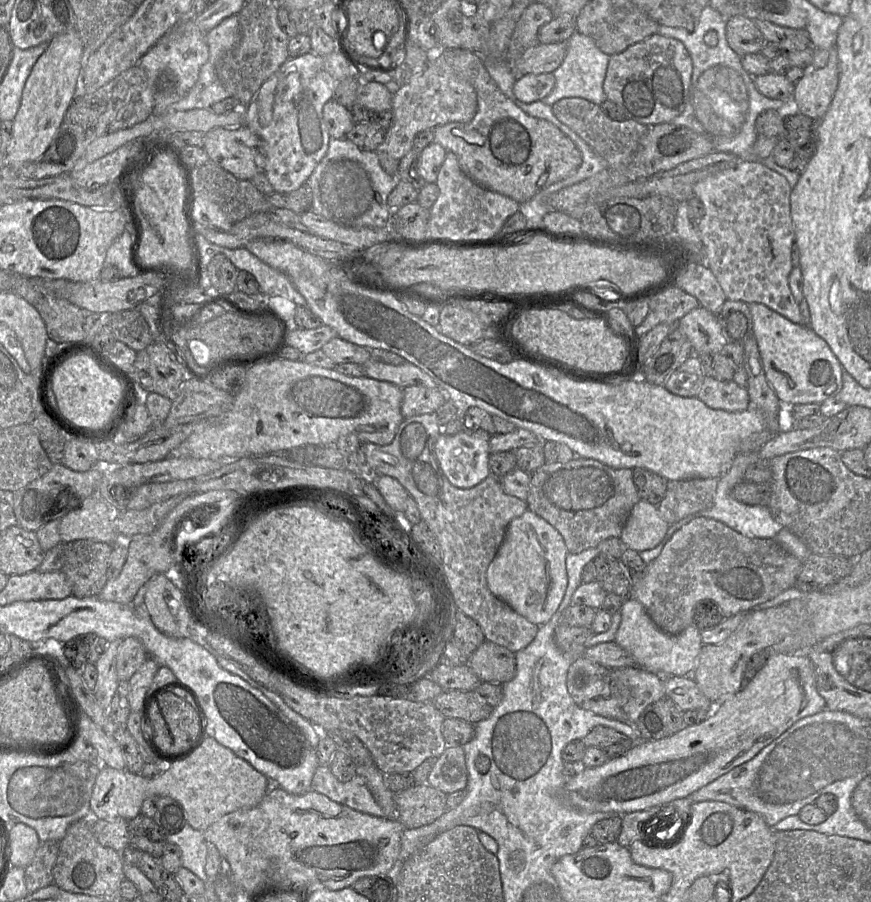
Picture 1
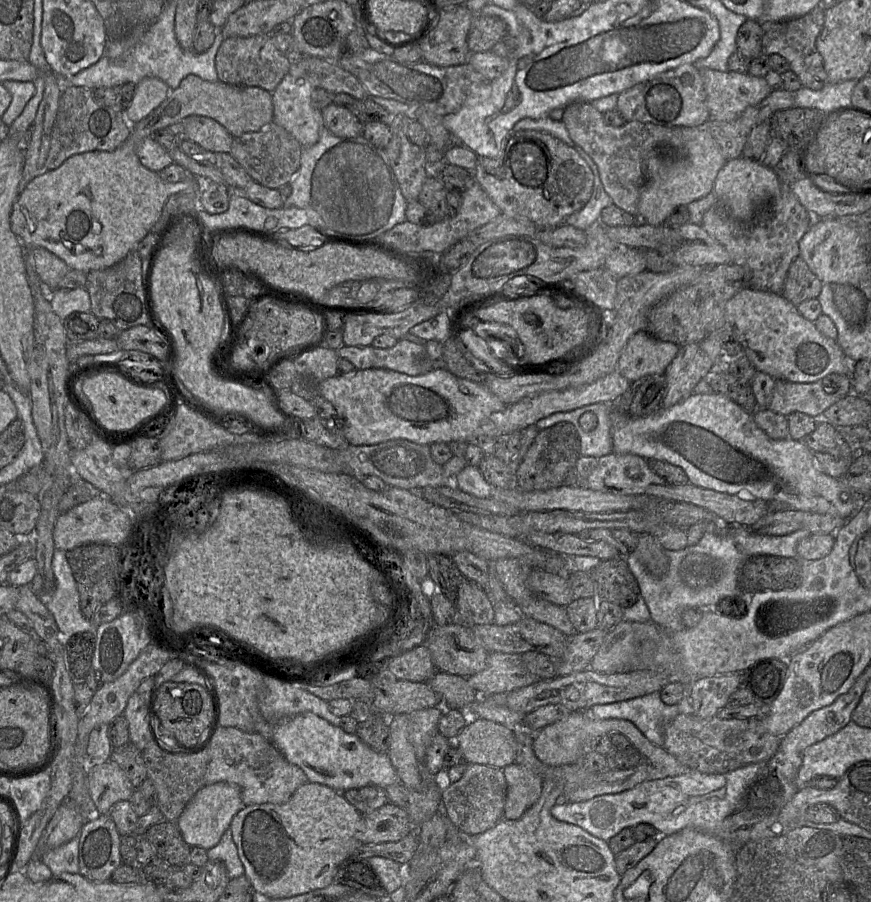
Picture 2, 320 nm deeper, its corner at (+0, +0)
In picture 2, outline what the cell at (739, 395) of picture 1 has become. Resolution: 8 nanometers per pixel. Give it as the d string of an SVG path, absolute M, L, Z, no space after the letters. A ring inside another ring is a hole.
M776 380L766 408L784 416L802 412L821 419L823 412L840 399L826 392L821 380L812 383Z

